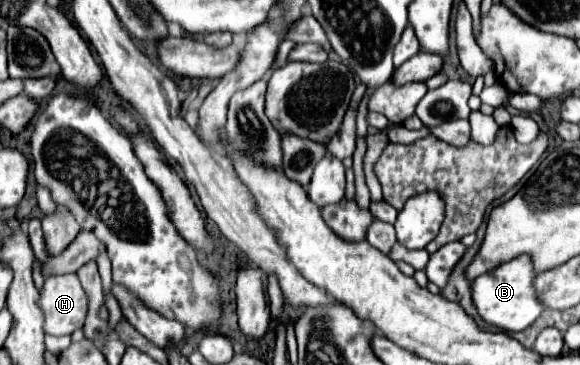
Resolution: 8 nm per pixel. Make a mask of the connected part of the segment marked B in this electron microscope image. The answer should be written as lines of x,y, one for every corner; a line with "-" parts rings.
524,254
494,268
494,272
486,272
486,274
478,276
472,286
472,298
474,298
474,304
480,312
480,316
488,324
494,324
504,332
526,330
532,322
536,322
536,318
544,310
544,304
534,288
534,280
536,280
534,262
530,256
524,256

